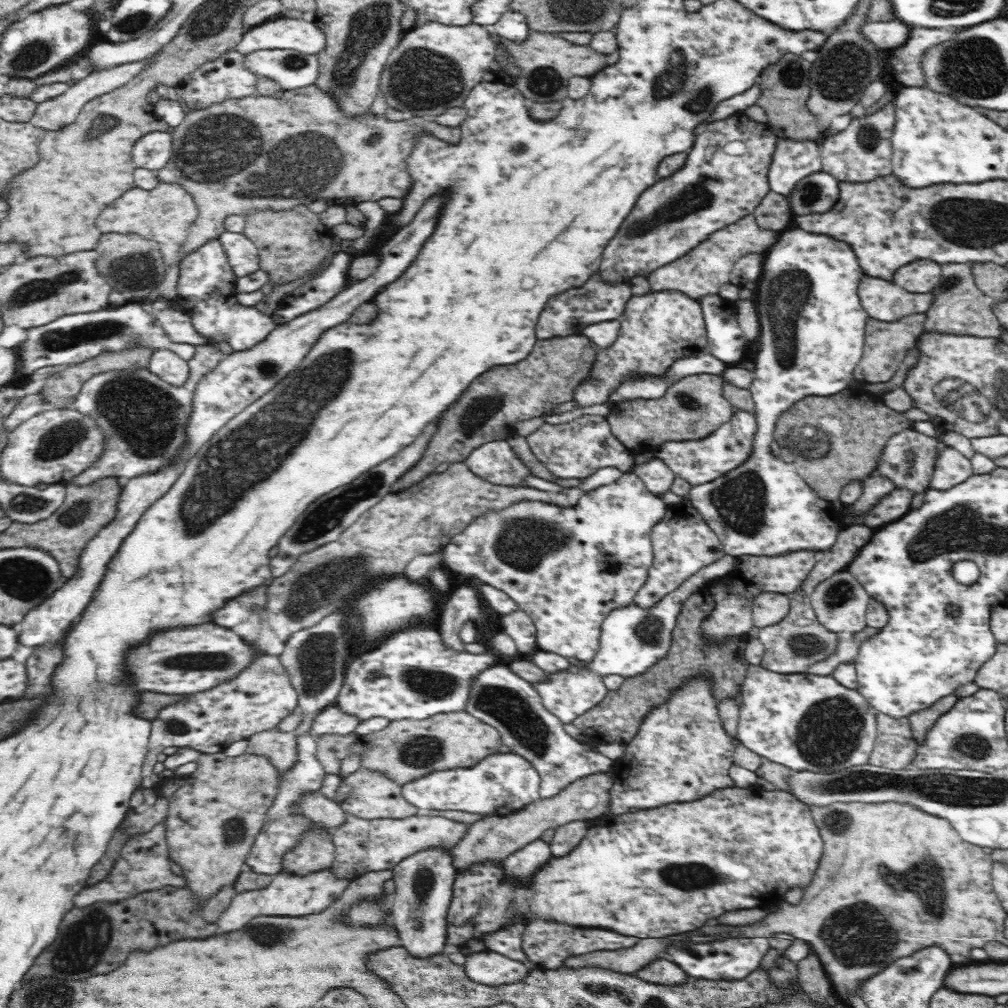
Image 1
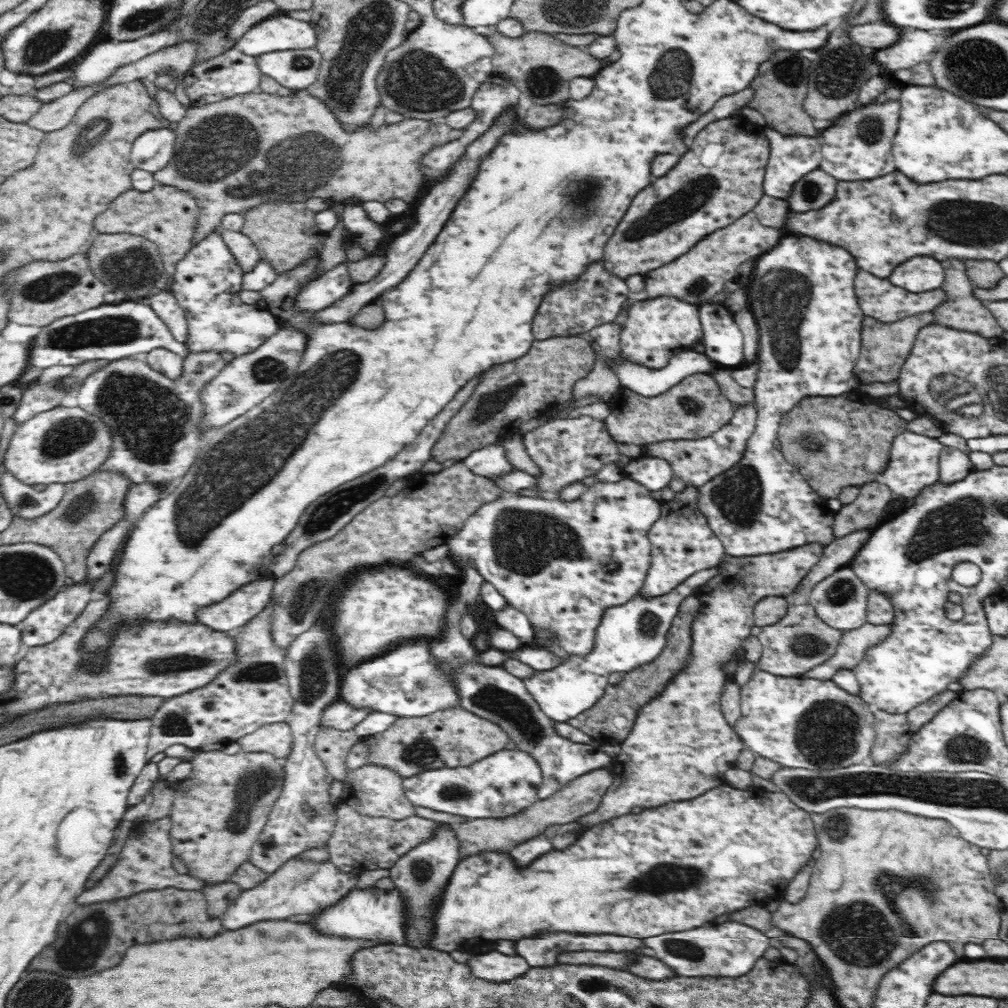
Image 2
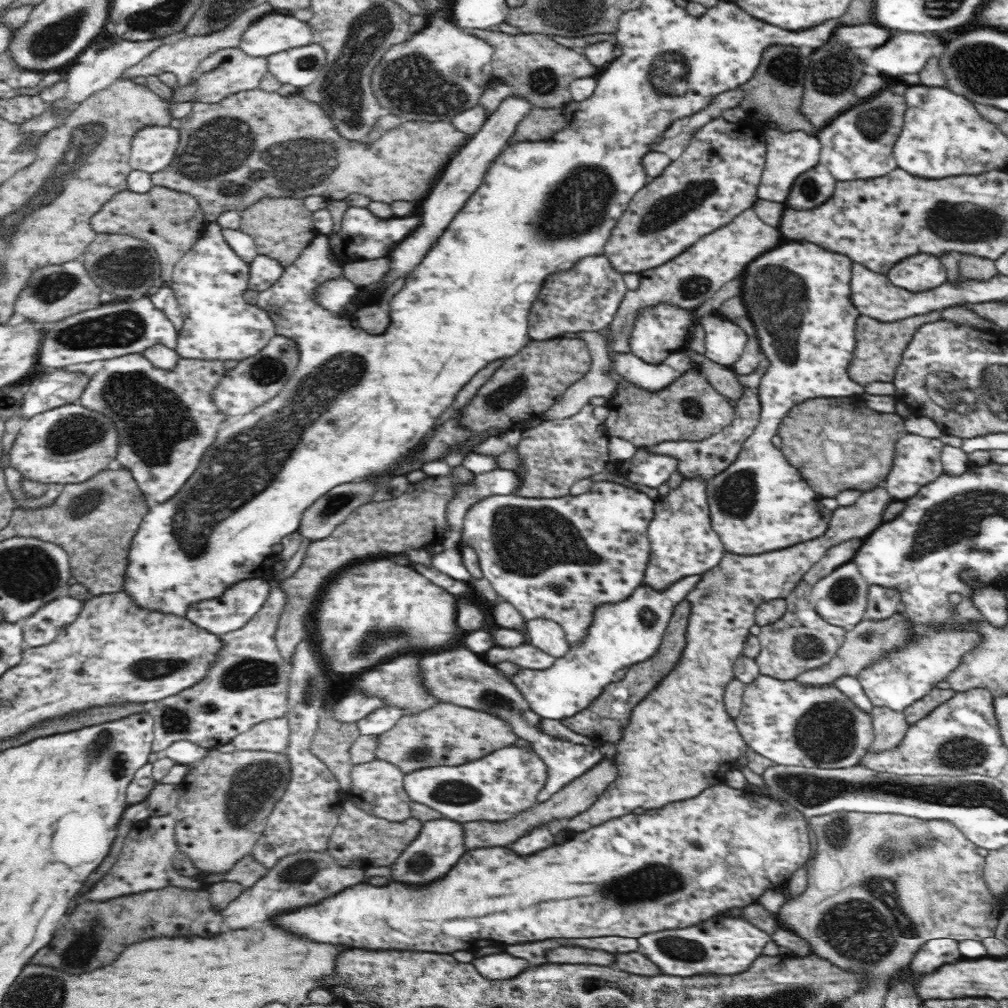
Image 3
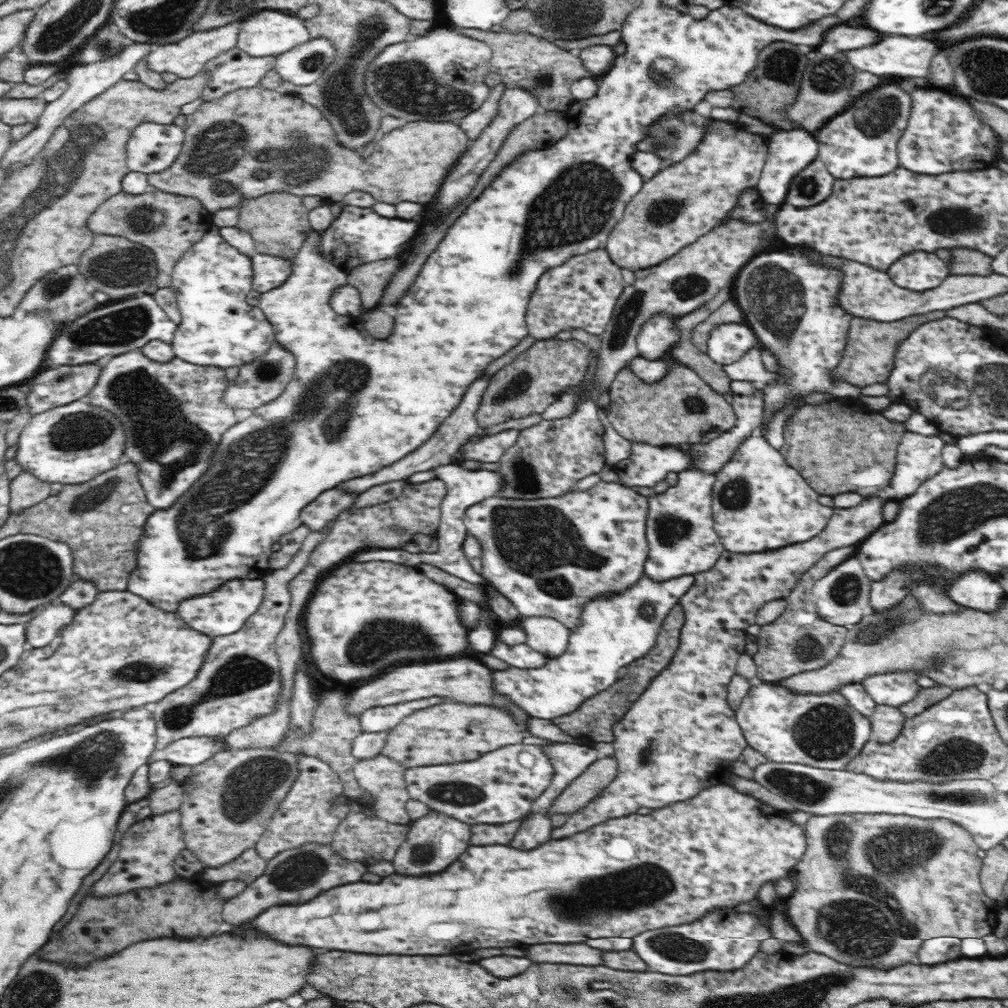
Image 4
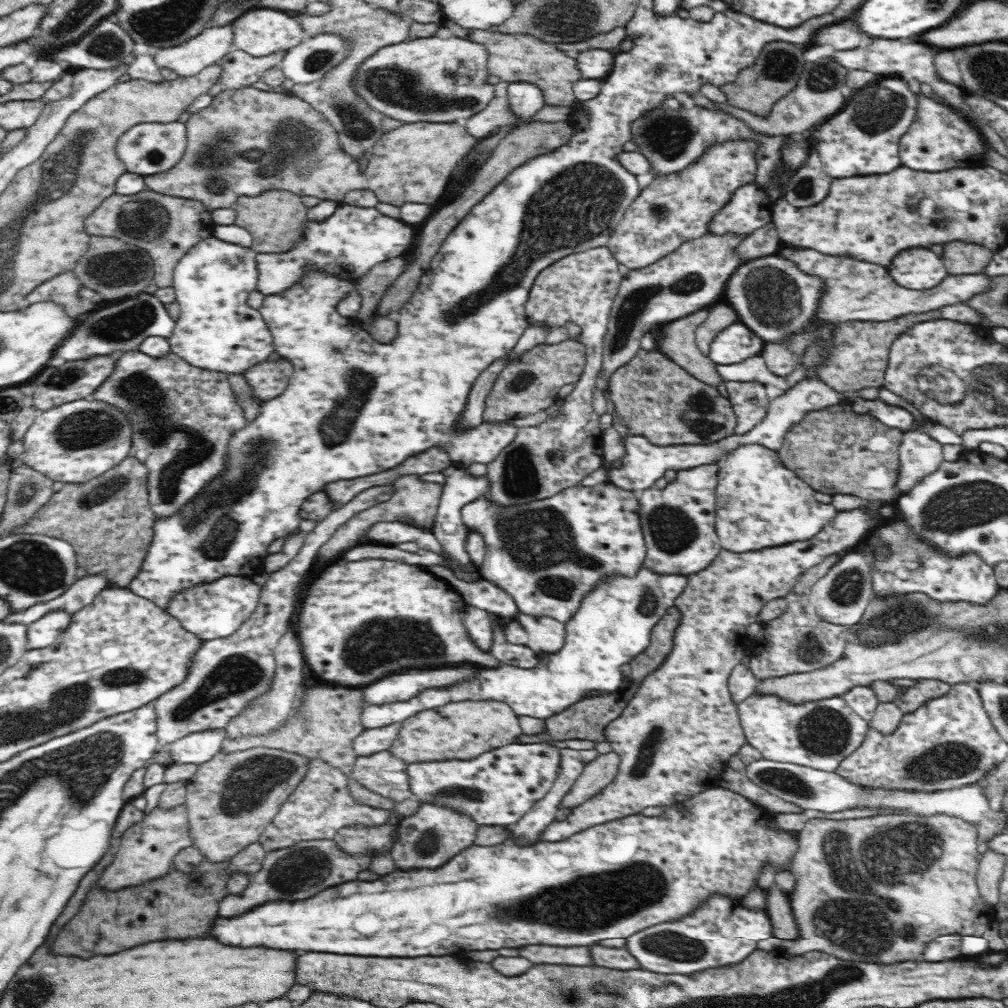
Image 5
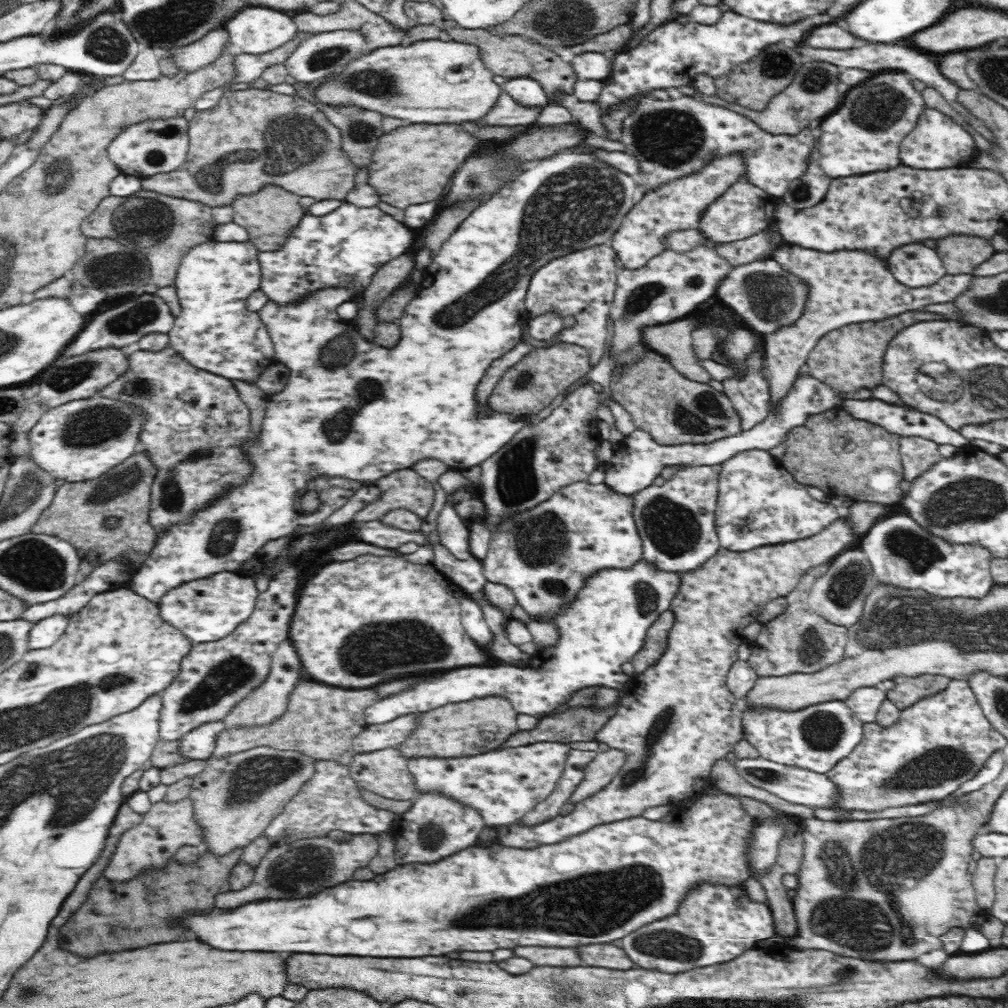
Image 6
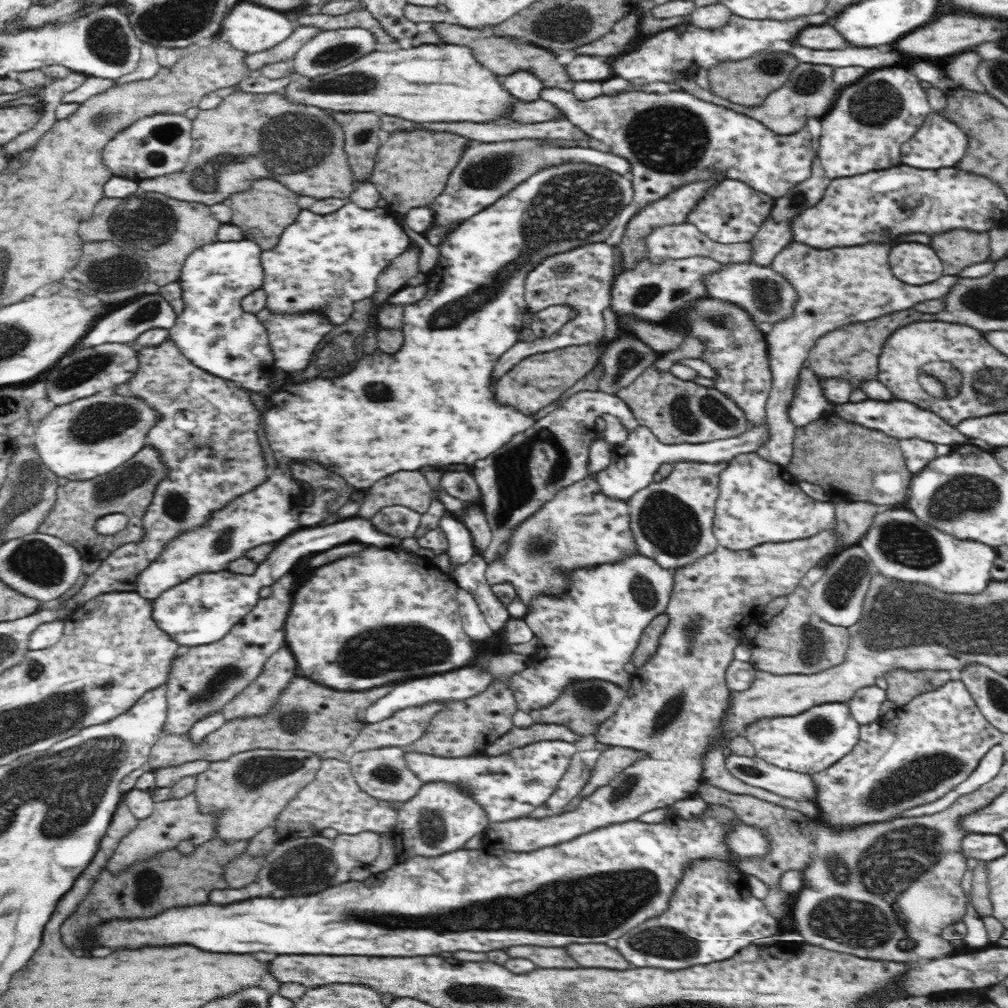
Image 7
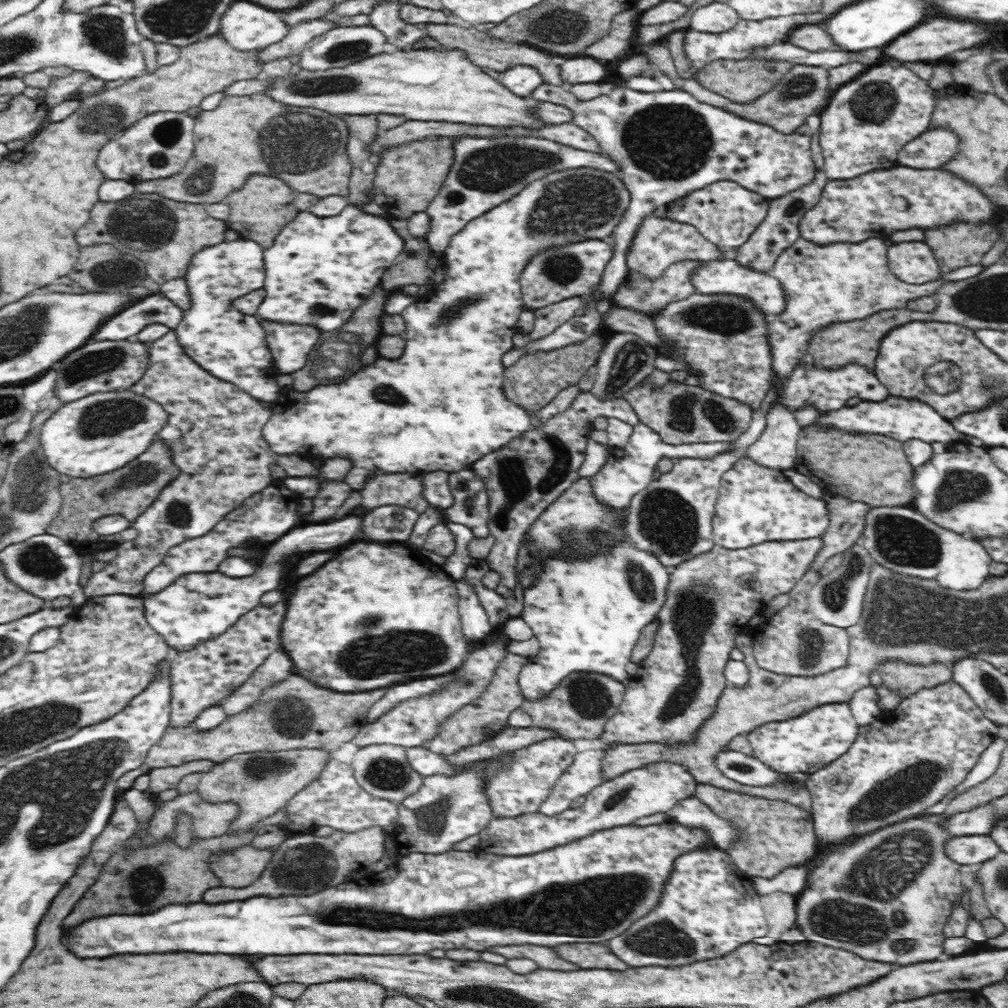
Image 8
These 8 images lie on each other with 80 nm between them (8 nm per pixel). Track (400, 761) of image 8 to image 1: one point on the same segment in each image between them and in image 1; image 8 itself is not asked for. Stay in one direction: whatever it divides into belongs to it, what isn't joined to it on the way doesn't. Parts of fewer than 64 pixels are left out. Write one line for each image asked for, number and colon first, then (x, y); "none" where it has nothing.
1: (368, 795)
2: (375, 791)
3: (377, 788)
4: (382, 779)
5: (384, 774)
6: (385, 772)
7: (383, 773)

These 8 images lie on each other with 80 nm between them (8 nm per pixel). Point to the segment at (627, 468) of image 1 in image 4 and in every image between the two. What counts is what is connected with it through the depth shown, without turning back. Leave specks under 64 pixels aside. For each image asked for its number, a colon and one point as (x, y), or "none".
2: (567, 450)
3: (557, 453)
4: (549, 458)

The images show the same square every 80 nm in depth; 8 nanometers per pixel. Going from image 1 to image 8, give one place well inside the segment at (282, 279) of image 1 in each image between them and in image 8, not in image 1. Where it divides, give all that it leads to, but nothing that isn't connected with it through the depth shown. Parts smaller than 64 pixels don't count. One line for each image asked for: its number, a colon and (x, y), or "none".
2: (285, 235)
3: (282, 228)
4: (279, 223)
5: (276, 220)
6: (269, 215)
7: (263, 213)
8: (258, 212)

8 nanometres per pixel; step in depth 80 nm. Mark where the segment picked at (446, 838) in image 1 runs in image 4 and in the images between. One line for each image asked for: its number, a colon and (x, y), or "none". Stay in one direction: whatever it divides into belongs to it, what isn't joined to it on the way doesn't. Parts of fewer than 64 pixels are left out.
2: (359, 843)
3: (383, 841)
4: (378, 842)

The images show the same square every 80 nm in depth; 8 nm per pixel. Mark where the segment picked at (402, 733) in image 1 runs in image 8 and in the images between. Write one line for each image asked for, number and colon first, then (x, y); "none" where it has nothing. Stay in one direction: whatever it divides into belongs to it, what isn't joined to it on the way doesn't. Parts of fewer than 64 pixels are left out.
2: (453, 737)
3: (444, 735)
4: (449, 732)
5: (456, 730)
6: (454, 730)
7: (463, 728)
8: (489, 714)

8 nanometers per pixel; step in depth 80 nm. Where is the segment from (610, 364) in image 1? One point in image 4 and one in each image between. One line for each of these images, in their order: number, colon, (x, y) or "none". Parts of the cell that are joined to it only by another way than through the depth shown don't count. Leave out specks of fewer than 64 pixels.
2: (655, 329)
3: (660, 330)
4: (660, 333)

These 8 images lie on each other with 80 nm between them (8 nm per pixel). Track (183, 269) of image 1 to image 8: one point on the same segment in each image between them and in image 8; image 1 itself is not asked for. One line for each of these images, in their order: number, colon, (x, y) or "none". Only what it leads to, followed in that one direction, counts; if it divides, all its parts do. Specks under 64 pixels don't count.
2: (207, 281)
3: (209, 281)
4: (211, 281)
5: (217, 329)
6: (216, 332)
7: (214, 332)
8: (230, 345)

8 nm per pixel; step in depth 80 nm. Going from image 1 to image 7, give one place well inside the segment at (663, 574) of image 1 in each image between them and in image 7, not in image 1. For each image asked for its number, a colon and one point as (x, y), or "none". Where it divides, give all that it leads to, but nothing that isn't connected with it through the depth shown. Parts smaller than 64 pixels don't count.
2: (682, 543)
3: (683, 543)
4: (680, 531)
5: (678, 522)
6: (676, 522)
7: (672, 521)

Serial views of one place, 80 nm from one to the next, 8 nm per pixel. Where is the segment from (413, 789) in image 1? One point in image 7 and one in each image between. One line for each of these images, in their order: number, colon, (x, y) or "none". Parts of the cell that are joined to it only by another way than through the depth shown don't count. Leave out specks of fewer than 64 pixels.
2: (504, 783)
3: (500, 785)
4: (502, 785)
5: (497, 788)
6: (504, 784)
7: (509, 786)

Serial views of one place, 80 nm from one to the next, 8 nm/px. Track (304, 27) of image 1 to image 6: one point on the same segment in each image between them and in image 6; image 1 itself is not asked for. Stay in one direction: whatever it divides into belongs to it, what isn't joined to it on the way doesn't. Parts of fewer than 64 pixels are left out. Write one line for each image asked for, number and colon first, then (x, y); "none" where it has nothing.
2: (283, 32)
3: (273, 33)
4: (266, 33)
5: (257, 32)
6: (256, 31)

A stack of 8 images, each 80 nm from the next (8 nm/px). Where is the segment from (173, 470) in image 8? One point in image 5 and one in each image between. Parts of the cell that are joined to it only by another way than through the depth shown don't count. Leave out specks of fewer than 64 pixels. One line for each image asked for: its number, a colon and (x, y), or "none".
5: (108, 520)
6: (79, 512)
7: (129, 489)

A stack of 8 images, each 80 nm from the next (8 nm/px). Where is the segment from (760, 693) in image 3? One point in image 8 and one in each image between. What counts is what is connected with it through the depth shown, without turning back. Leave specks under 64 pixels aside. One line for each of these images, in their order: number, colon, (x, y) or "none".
4: (827, 733)
5: (820, 735)
6: (817, 737)
7: (809, 742)
8: (805, 744)

